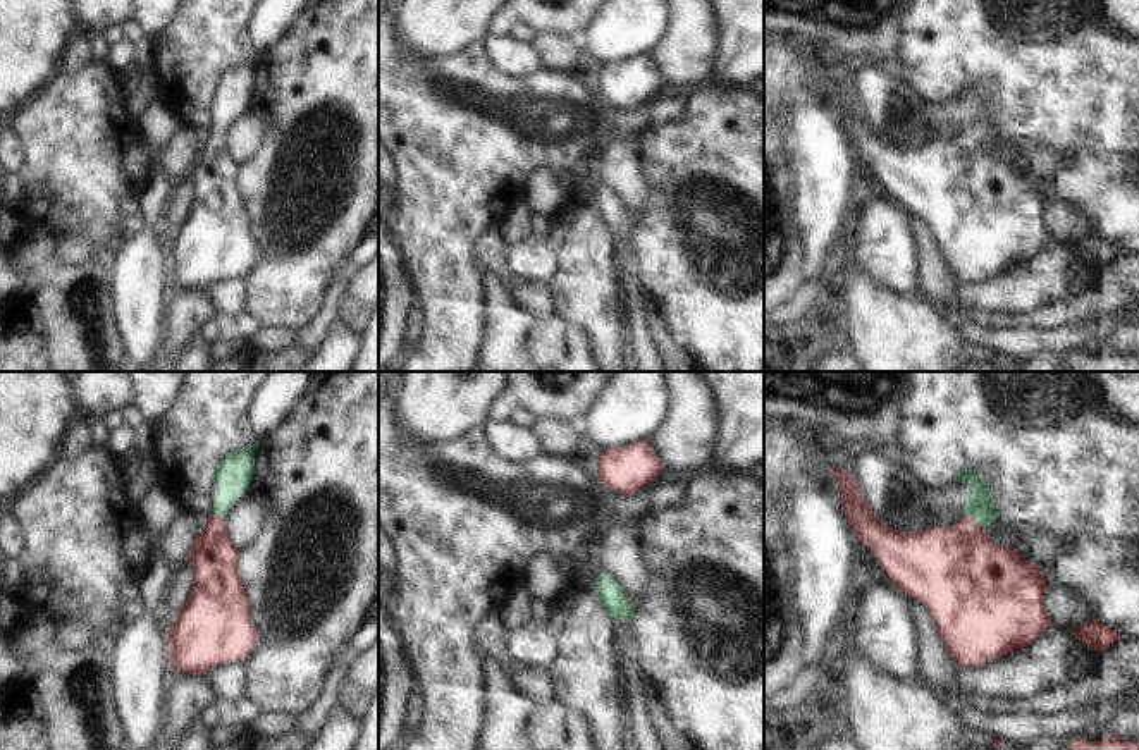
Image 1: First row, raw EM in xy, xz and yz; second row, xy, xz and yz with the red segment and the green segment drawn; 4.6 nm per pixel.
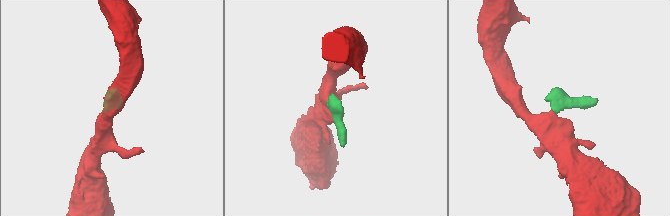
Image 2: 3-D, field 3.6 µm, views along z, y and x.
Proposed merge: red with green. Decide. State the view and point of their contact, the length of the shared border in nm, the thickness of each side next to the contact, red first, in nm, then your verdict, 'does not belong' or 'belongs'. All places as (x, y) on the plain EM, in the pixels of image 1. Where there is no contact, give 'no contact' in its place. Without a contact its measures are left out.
contact yz (976, 136); length 130 nm; calibres 440 and 140 nm; belongs

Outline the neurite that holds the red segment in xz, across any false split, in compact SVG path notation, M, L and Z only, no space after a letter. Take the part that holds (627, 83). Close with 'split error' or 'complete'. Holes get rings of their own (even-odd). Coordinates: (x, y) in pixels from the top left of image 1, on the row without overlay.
M638 53L626 60L602 64L597 76L597 95L618 108L638 107L652 91L659 91L662 81L649 57Z; complete

